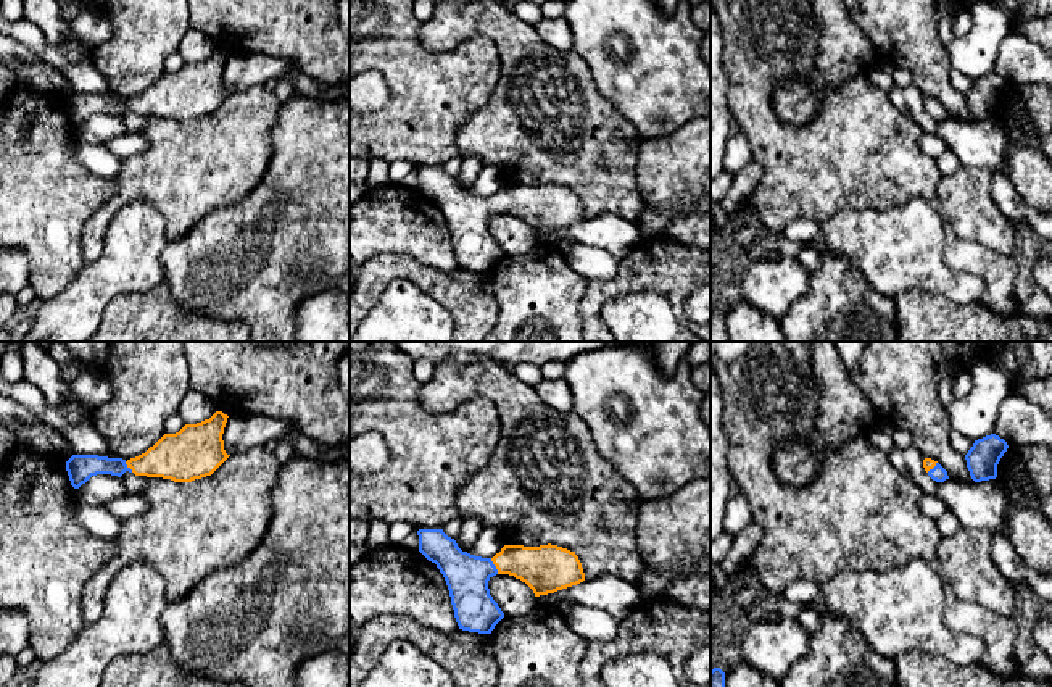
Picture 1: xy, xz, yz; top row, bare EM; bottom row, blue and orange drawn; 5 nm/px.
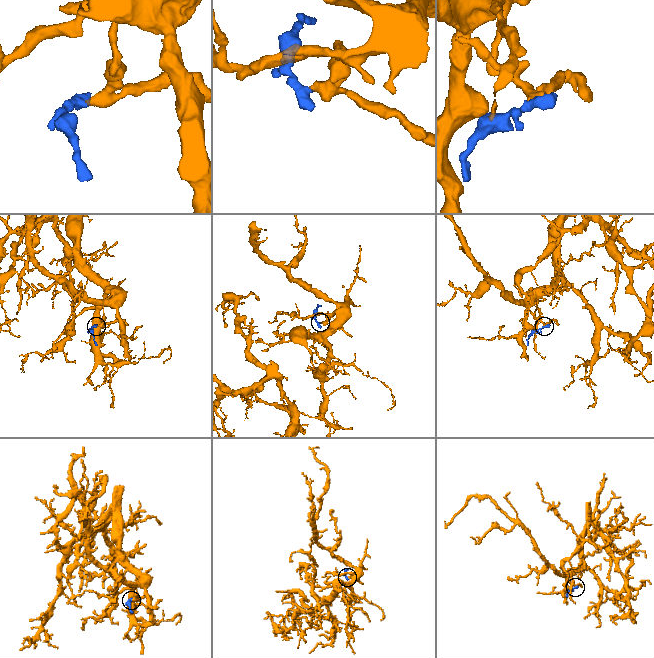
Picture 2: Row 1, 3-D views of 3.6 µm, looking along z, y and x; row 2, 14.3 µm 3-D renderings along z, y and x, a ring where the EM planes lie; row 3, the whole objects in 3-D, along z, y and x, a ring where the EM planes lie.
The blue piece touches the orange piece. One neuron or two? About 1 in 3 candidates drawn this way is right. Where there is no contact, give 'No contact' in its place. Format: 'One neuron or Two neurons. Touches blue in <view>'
One neuron. Touches blue in xz

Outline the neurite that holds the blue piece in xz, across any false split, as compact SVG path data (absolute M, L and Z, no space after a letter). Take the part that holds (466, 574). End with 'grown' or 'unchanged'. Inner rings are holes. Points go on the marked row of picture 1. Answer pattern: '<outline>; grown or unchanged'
M419 529L419 552L443 574L454 618L462 631L491 634L504 613L490 595L488 581L509 574L525 582L535 597L585 581L575 552L557 545L504 545L493 558L462 552L443 529Z; grown

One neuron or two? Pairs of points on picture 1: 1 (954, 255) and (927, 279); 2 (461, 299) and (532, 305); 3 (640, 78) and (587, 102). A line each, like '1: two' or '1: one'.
1: two
2: two
3: two

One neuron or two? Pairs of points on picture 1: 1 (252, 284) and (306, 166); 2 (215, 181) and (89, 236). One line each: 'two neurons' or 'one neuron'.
1: one neuron
2: one neuron

